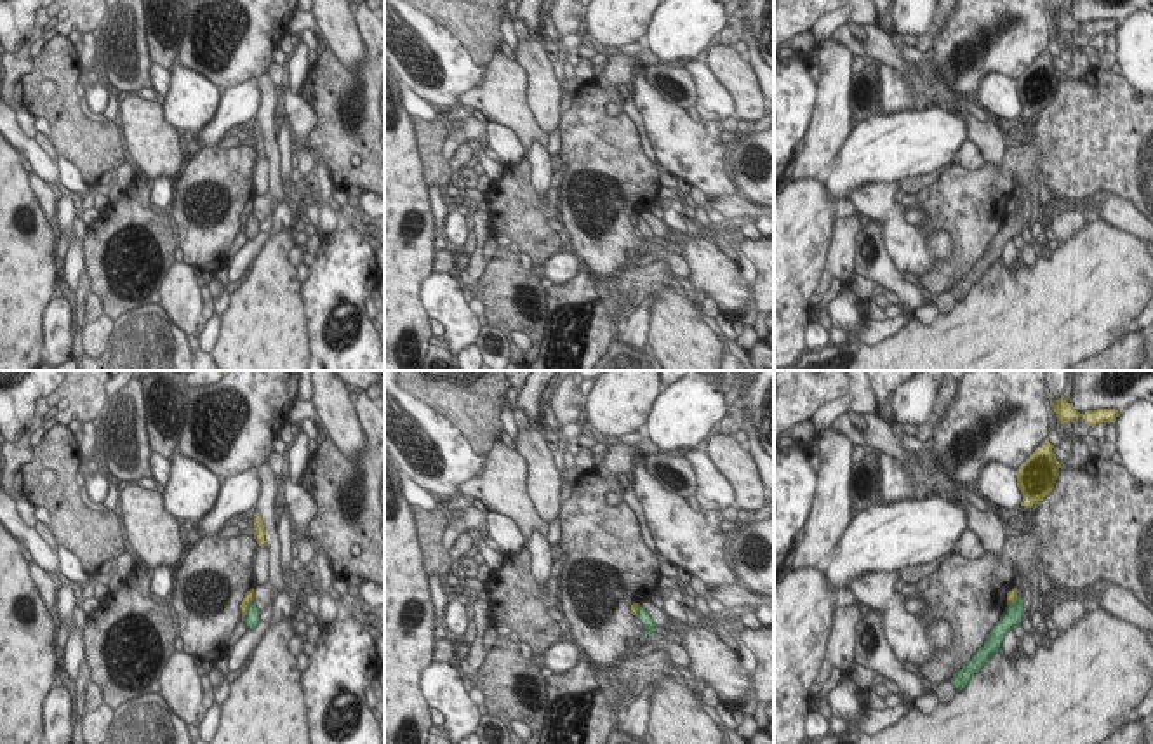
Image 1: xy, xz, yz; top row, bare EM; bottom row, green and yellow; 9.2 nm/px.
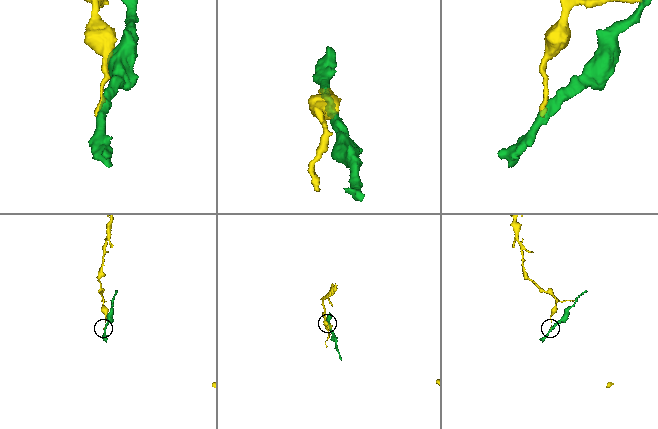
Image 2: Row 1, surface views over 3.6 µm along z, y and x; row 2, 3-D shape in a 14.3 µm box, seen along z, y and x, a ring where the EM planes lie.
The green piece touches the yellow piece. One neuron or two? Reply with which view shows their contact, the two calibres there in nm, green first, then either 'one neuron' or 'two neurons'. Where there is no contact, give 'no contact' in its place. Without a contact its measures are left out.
xy | 130/100 nm | two neurons

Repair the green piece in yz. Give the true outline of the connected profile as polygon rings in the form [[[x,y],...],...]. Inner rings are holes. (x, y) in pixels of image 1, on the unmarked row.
[[[1017,207],[1014,214],[1005,217],[1005,223],[986,249],[984,256],[977,261],[977,264],[950,290],[955,296],[956,302],[965,301],[972,287],[981,282],[981,278],[990,271],[995,262],[998,262],[1005,243],[1016,240],[1021,235],[1023,228],[1023,209]]]

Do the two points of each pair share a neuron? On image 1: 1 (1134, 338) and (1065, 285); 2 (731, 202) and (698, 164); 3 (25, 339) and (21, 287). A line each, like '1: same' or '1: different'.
1: different
2: different
3: same

